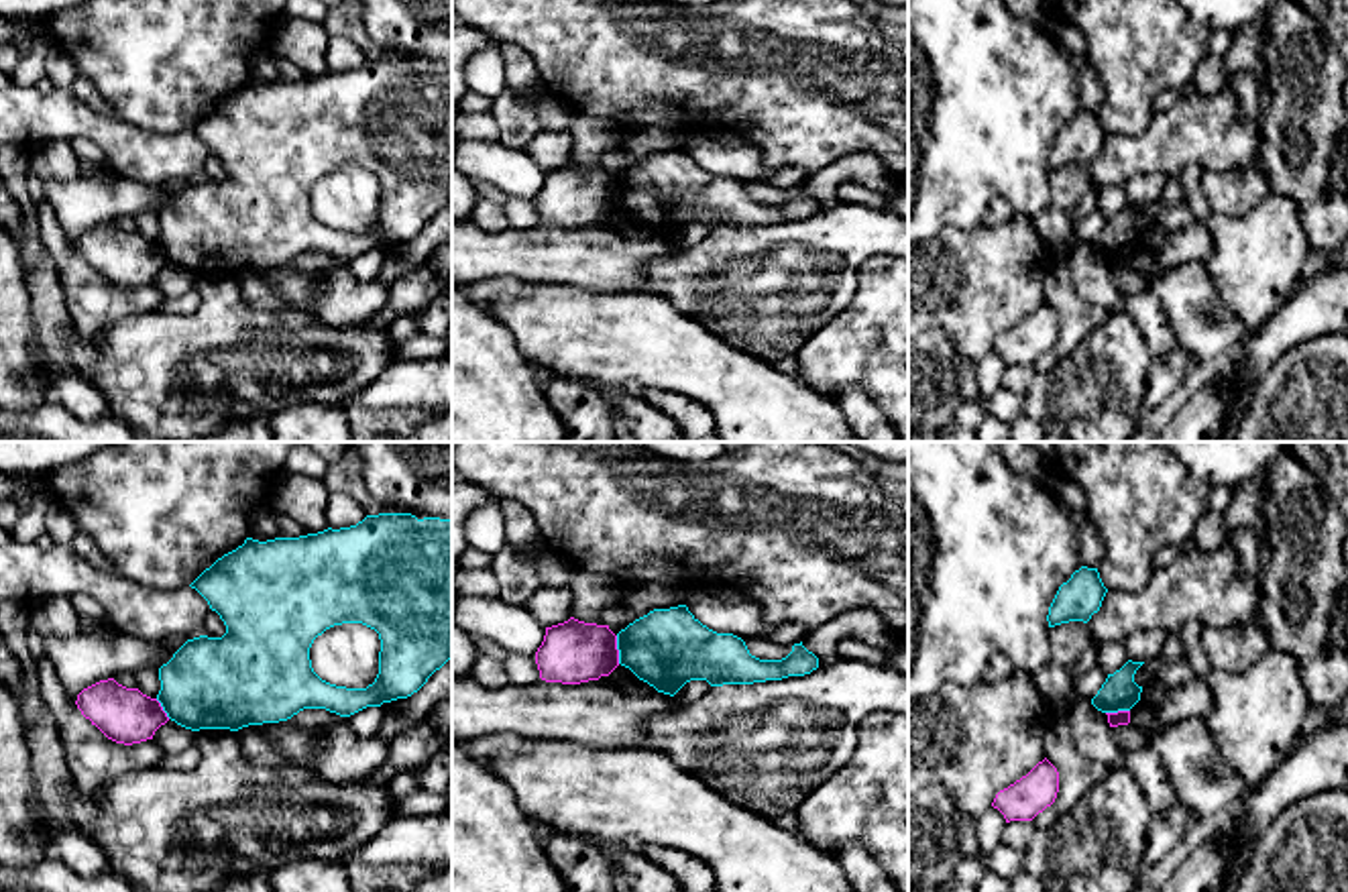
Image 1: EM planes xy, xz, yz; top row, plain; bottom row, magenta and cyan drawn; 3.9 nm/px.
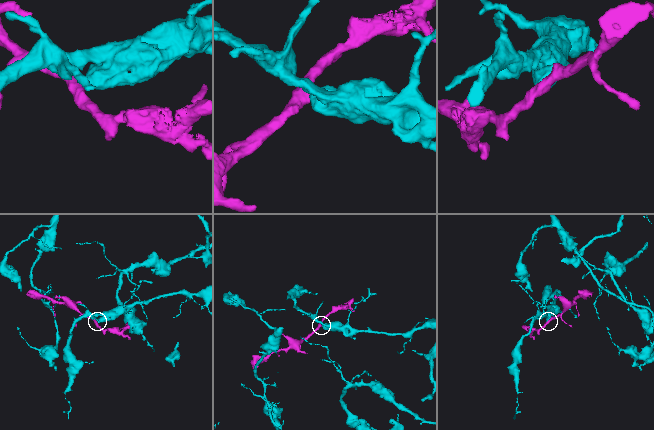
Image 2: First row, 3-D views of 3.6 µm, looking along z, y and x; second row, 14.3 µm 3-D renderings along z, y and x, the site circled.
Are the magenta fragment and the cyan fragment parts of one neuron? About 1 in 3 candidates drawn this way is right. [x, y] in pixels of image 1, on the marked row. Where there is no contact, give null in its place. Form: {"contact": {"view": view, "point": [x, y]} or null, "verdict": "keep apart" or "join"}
{"contact": {"view": "xz", "point": [618, 650]}, "verdict": "keep apart"}

